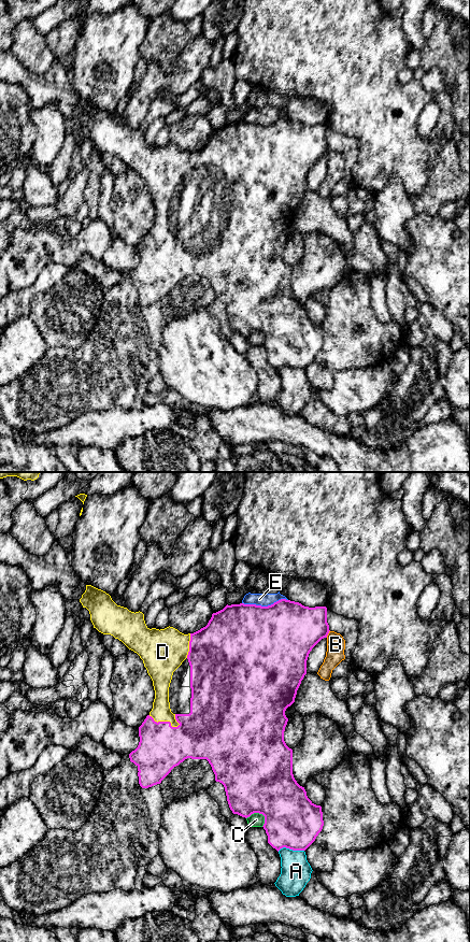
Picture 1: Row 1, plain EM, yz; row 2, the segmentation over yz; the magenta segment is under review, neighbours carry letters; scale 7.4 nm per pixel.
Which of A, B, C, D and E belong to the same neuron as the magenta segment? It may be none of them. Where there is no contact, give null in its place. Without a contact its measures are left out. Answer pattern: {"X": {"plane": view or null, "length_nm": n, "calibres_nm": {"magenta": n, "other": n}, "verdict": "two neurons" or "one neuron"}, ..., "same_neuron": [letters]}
{"A": {"plane": "yz", "length_nm": 200, "calibres_nm": {"magenta": 400, "other": 220}, "verdict": "two neurons"}, "B": {"plane": "yz", "length_nm": 60, "calibres_nm": {"magenta": 380, "other": 140}, "verdict": "two neurons"}, "C": {"plane": "yz", "length_nm": 150, "calibres_nm": {"magenta": 500, "other": 110}, "verdict": "two neurons"}, "D": {"plane": "yz", "length_nm": 240, "calibres_nm": {"magenta": 340, "other": 140}, "verdict": "one neuron"}, "E": {"plane": "yz", "length_nm": 340, "calibres_nm": {"magenta": 500, "other": 100}, "verdict": "two neurons"}, "same_neuron": ["D"]}

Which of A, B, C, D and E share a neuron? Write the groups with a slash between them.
A / B / C / D / E

